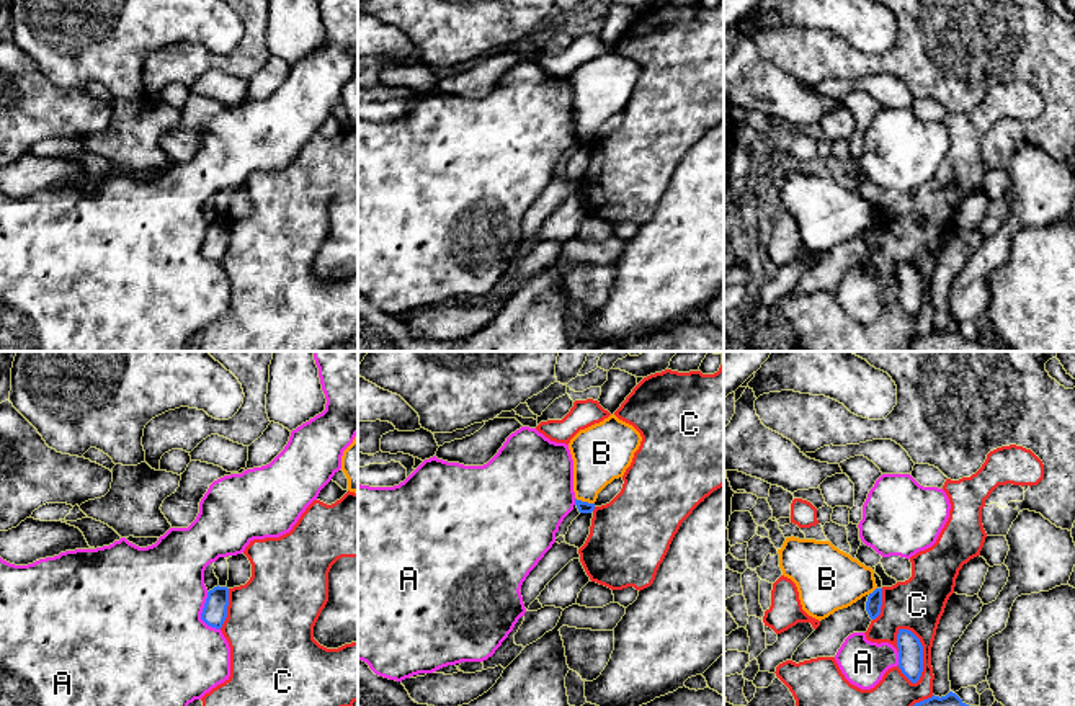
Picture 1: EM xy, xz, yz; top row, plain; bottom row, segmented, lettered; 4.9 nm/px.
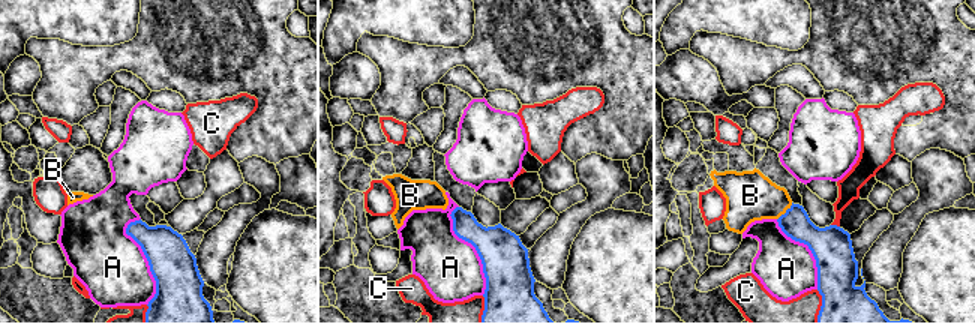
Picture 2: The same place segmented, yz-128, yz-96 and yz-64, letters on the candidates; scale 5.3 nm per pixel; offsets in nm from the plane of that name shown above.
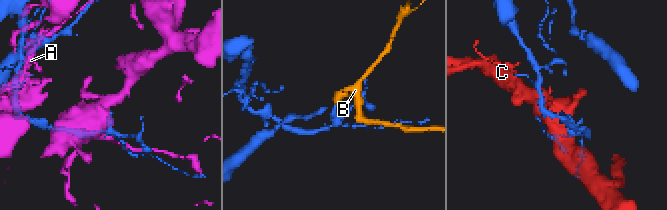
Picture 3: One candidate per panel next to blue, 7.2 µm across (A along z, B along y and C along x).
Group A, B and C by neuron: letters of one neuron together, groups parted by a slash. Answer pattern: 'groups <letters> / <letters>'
groups A / B / C

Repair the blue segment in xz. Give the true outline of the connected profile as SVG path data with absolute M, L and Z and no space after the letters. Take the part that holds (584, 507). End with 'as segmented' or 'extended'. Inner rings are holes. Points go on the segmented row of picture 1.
M614 413L570 440L575 505L580 513L591 513L598 494L624 476L640 441L640 433Z; extended

